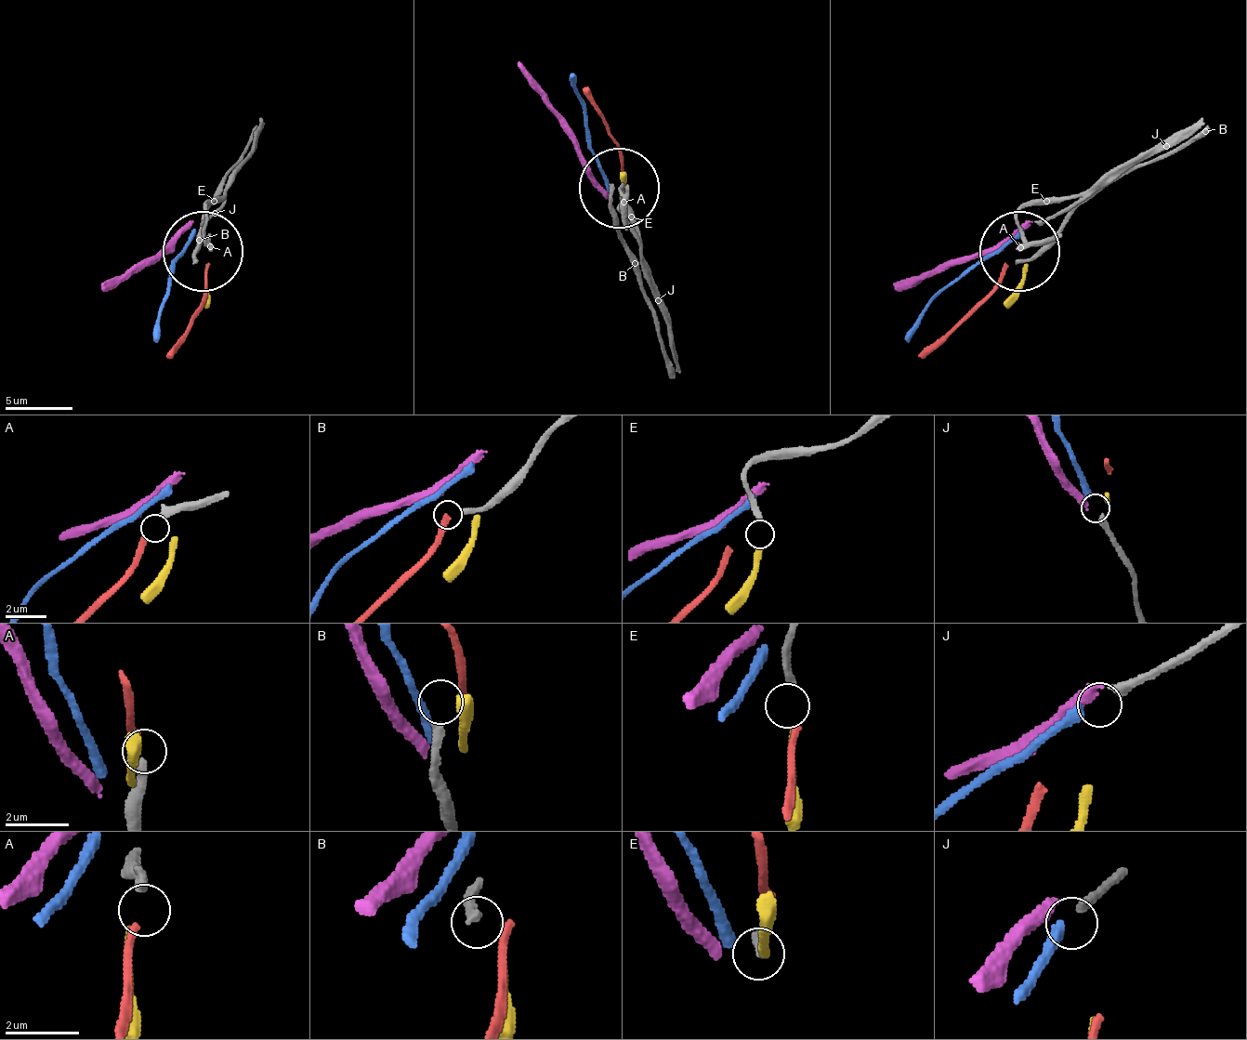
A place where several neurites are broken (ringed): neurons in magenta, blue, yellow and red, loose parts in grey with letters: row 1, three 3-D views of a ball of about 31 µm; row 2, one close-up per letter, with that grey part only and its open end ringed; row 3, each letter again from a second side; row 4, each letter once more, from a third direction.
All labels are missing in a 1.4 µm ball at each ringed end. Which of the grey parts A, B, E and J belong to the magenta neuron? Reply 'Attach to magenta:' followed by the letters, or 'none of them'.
Attach to magenta: none of them

